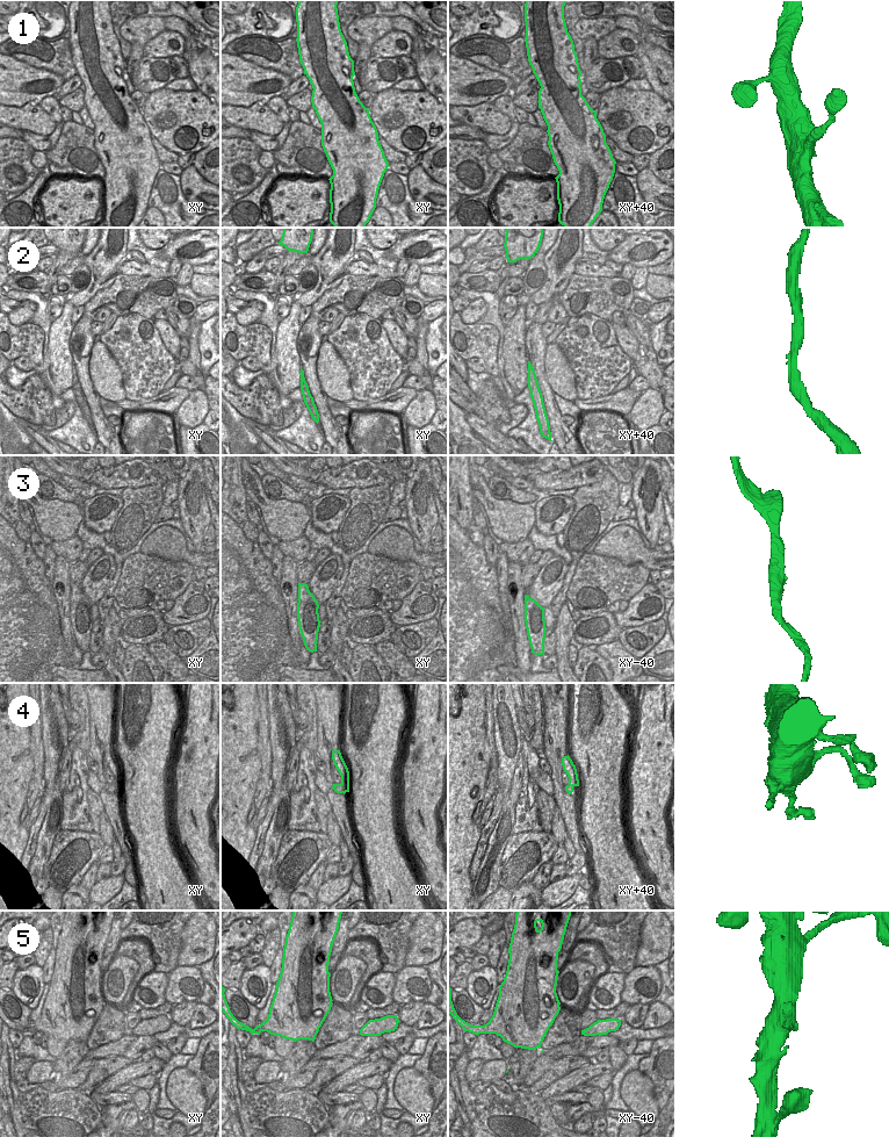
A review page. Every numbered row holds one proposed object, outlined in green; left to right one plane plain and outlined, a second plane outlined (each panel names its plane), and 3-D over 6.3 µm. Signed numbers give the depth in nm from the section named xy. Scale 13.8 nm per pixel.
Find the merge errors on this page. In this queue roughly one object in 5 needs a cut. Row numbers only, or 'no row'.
no row

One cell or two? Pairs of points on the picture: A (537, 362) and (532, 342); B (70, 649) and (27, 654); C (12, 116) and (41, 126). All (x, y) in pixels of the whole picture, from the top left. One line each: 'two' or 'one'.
A: one
B: two
C: one

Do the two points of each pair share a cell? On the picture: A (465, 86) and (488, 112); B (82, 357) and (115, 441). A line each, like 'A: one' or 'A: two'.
A: two
B: one

